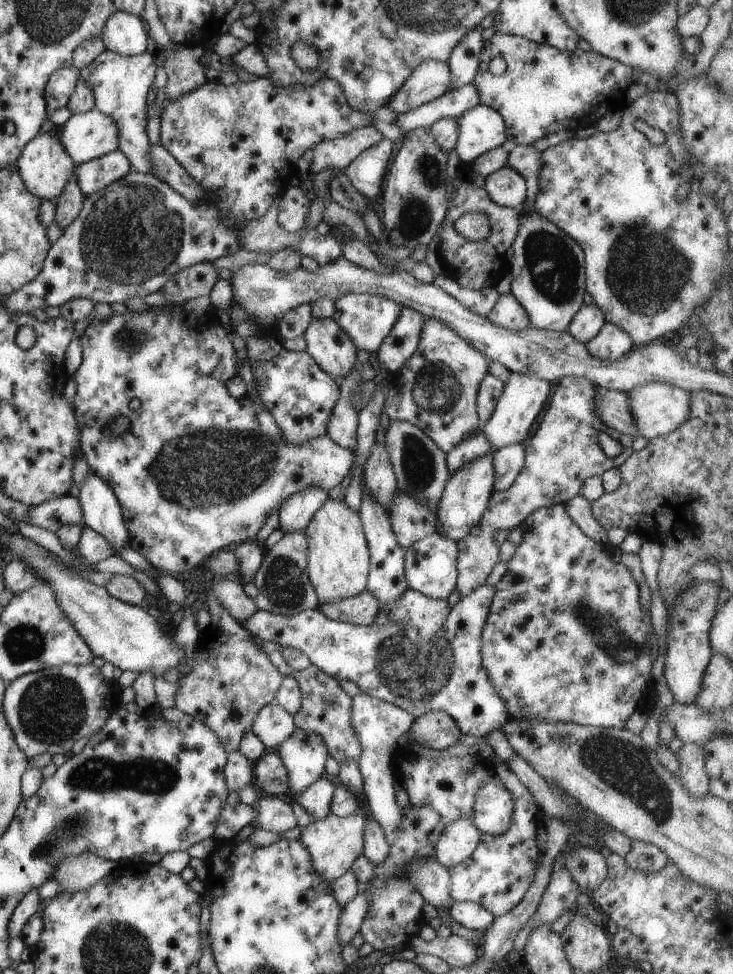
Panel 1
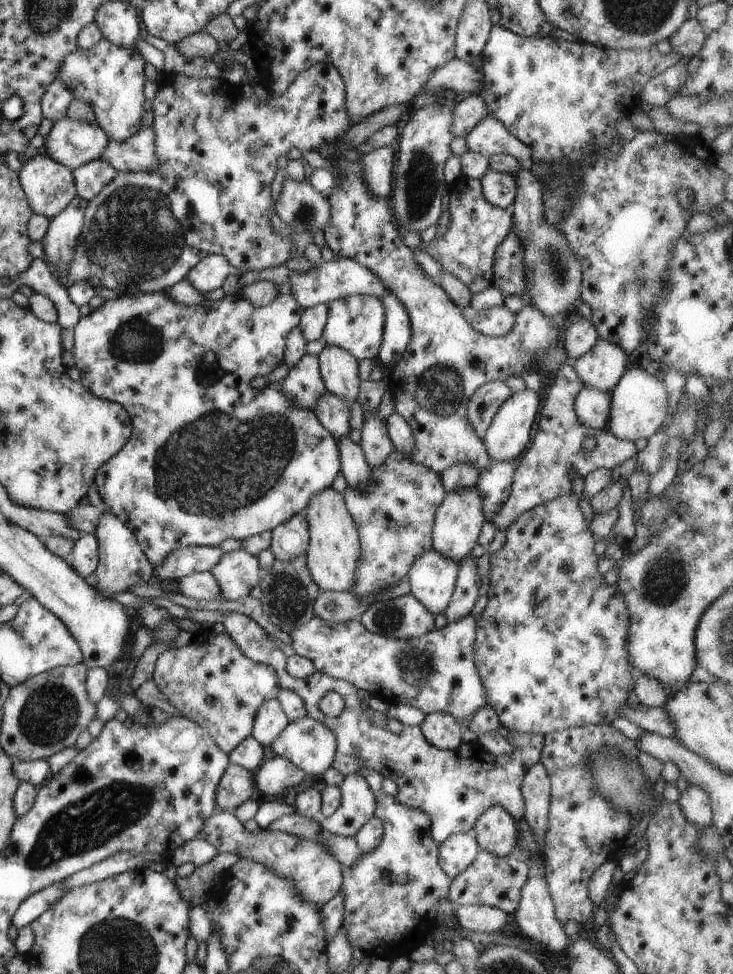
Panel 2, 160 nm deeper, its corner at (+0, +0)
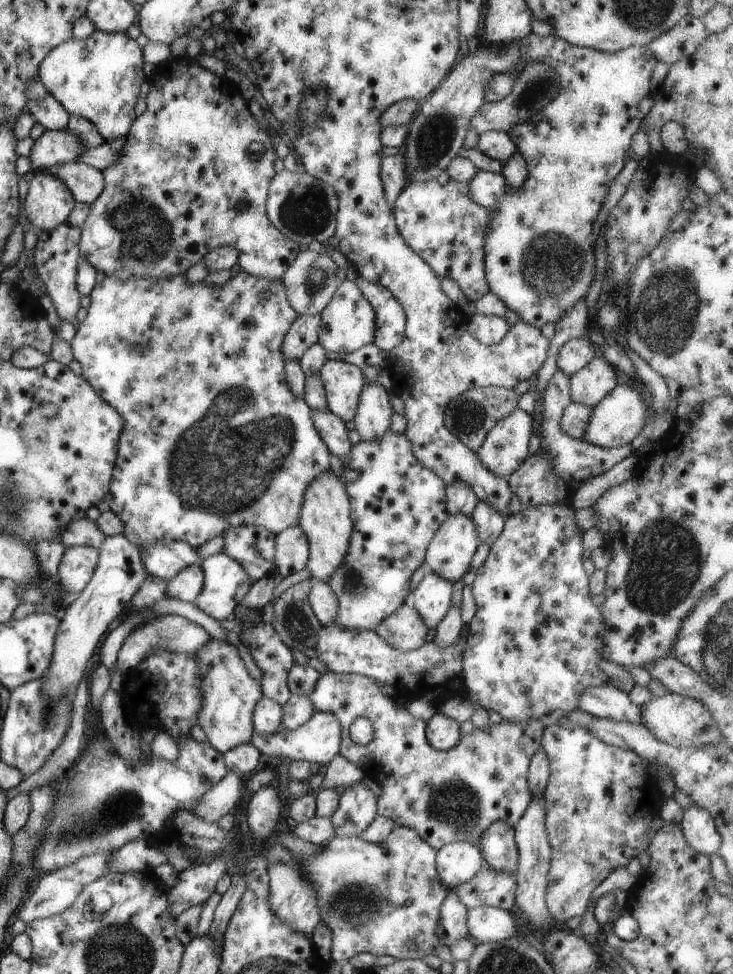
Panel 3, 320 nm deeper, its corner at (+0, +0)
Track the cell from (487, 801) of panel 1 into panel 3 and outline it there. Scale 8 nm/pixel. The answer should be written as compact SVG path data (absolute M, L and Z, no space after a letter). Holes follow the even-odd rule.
M491 822L475 845L489 868L499 872L516 872L518 853L515 847L512 826L507 822Z

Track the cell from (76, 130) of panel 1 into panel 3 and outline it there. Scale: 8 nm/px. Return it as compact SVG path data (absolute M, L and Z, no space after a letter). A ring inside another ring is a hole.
M45 130L37 140L31 143L27 157L31 171L50 169L51 166L63 166L73 163L79 154L85 152L83 142L73 132L65 130Z

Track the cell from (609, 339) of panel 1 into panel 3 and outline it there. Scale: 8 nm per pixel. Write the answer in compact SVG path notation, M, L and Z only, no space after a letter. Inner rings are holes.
M603 356L591 358L583 368L571 374L571 401L595 407L616 386L616 369Z

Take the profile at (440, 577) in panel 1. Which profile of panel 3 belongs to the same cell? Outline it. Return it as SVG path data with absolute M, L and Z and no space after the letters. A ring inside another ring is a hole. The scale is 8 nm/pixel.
M426 569L423 579L419 580L417 587L410 592L408 602L423 618L427 628L435 629L451 606L451 586L449 580L443 580L437 572Z

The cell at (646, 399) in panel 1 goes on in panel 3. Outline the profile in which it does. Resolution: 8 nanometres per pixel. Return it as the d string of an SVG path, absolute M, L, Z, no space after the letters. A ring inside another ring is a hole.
M616 384L611 392L593 407L589 424L581 440L585 440L587 444L595 444L604 448L621 447L633 441L633 438L641 432L651 410L645 403L643 393L639 390L639 384L636 386Z

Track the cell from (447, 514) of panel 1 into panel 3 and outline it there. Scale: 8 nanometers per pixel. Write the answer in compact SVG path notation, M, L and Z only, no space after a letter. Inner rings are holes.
M447 514L427 546L424 565L443 580L453 583L467 573L479 544L471 516Z

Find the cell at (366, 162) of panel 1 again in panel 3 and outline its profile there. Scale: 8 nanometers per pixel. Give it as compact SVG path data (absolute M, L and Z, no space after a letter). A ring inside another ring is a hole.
M401 153L383 156L379 160L379 178L385 201L392 206L401 190L409 184L405 176L405 164L403 164Z

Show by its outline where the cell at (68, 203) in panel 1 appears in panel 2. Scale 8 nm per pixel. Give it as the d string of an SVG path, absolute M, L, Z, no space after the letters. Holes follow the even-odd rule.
M73 196L71 202L50 221L45 236L40 240L42 260L53 277L61 277L68 271L74 248L81 234L87 201Z

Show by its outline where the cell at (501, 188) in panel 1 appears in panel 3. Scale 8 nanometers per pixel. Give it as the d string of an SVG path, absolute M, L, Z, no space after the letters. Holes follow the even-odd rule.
M477 171L468 184L469 198L489 211L495 210L503 194L507 194L507 186L500 173Z

